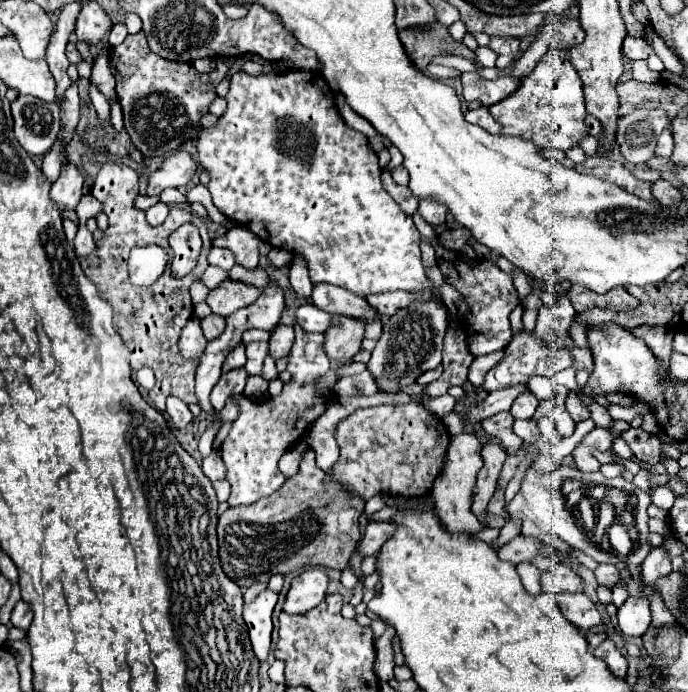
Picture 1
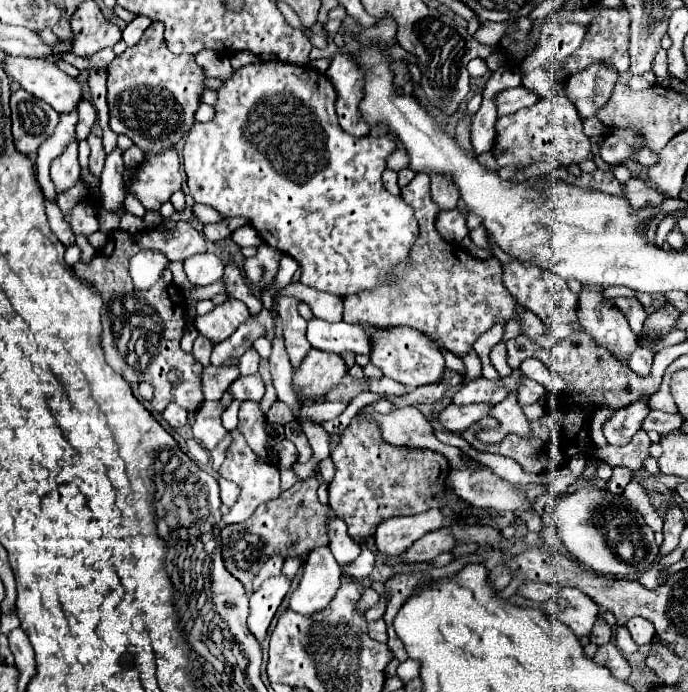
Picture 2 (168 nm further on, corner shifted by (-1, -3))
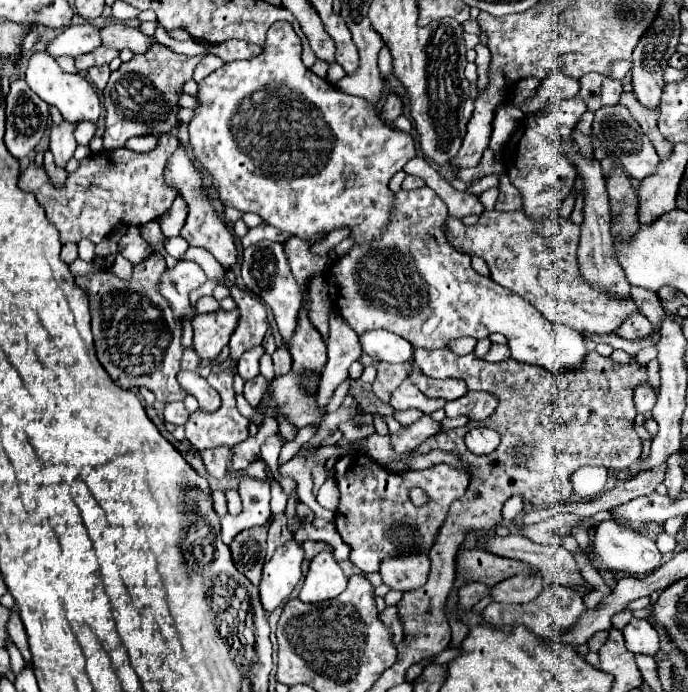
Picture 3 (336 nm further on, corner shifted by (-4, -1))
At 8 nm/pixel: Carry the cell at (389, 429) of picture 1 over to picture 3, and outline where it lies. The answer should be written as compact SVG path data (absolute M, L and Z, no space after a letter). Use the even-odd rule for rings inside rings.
M350 453L340 457L334 469L334 481L342 493L334 525L344 543L350 547L350 561L364 573L376 573L386 557L430 551L438 529L448 515L450 503L460 499L468 487L466 471L458 471L446 463L438 463L428 469L410 469L406 473L390 473L364 453ZM414 487L426 491L426 505L416 507L410 501L410 489Z

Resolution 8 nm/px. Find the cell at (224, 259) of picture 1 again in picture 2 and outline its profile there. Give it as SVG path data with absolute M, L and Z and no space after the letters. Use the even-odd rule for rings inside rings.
M211 253L193 255L185 261L185 273L189 281L195 285L213 283L223 277L223 271L225 271L225 263L217 255L211 255Z

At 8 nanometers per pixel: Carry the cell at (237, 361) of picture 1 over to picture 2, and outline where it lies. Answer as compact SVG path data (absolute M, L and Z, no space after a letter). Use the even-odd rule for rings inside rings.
M209 365L205 367L203 373L203 393L205 393L205 401L219 401L221 395L225 393L225 389L239 377L239 367L231 365Z

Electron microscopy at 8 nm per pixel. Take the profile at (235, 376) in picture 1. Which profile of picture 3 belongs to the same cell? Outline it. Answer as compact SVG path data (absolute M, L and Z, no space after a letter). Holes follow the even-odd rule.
M262 375L246 381L246 385L244 385L244 397L246 397L246 401L252 407L258 407L260 401L262 401L262 397L264 397L264 393L266 393L266 387L268 387L268 381L262 379Z

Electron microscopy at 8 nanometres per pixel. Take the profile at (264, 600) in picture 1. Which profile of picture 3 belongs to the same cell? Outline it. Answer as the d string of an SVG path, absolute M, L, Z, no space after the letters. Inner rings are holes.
M294 539L278 547L266 561L260 581L260 599L266 613L272 613L278 605L288 601L288 595L302 577L302 561L304 549Z

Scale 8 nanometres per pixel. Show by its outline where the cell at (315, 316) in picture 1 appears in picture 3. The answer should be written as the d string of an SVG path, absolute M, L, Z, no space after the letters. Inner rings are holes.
M382 329L360 335L360 343L364 353L368 353L372 359L388 363L406 363L414 359L414 347L406 339Z

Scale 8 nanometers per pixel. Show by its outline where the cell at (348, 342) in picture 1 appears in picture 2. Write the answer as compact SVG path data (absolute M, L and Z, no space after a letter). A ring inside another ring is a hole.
M311 349L303 359L299 373L293 375L293 389L299 391L303 399L315 399L329 393L347 371L347 363L341 355Z

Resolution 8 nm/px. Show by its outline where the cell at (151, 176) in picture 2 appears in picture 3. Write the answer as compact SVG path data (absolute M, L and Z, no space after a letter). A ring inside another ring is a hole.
M160 135L160 143L150 153L134 153L130 149L114 149L102 151L96 157L90 155L80 161L78 169L68 175L62 187L56 187L46 169L38 165L28 165L18 179L18 187L22 191L34 193L38 203L44 207L50 223L60 231L62 245L78 243L80 239L90 239L94 245L108 237L120 225L144 225L148 221L164 215L172 201L174 191L166 187L162 181L162 171L166 159L178 147L178 139L174 135Z

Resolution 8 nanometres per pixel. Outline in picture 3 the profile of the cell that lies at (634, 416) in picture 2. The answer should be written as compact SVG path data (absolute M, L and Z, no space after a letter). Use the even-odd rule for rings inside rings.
M638 383L634 387L634 405L638 413L648 413L654 407L654 399L656 399L656 391L652 389L650 383Z

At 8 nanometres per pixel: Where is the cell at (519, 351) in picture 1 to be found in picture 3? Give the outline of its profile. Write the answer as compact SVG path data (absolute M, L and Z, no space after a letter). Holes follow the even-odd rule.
M470 391L470 393L466 393L462 399L456 399L454 403L446 403L444 413L446 413L446 417L450 417L450 419L452 419L452 417L466 415L468 421L480 423L480 421L488 419L488 417L494 413L494 407L496 407L494 395Z

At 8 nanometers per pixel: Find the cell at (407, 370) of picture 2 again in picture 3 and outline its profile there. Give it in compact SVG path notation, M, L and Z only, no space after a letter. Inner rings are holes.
M410 375L410 381L418 385L418 389L432 399L444 399L444 401L454 401L466 395L466 383L462 379L452 379L452 381L442 381L442 379L430 379L426 375Z

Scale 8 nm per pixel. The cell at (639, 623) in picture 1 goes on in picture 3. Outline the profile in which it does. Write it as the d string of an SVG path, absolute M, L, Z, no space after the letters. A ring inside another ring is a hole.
M632 619L624 629L624 639L626 639L626 647L632 653L640 653L640 655L650 655L654 657L660 649L660 639L658 633L654 629L654 625L650 621L642 621L642 619Z

